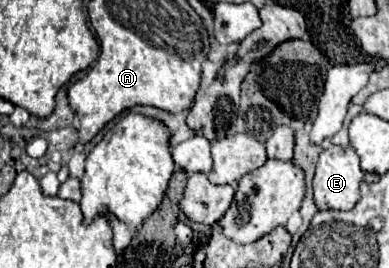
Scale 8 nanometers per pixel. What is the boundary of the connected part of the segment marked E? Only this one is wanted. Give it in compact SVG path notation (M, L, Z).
M327 144L317 160L315 176L313 176L313 198L319 210L351 210L359 202L359 184L363 180L363 172L359 166L359 156L351 146L335 146Z

